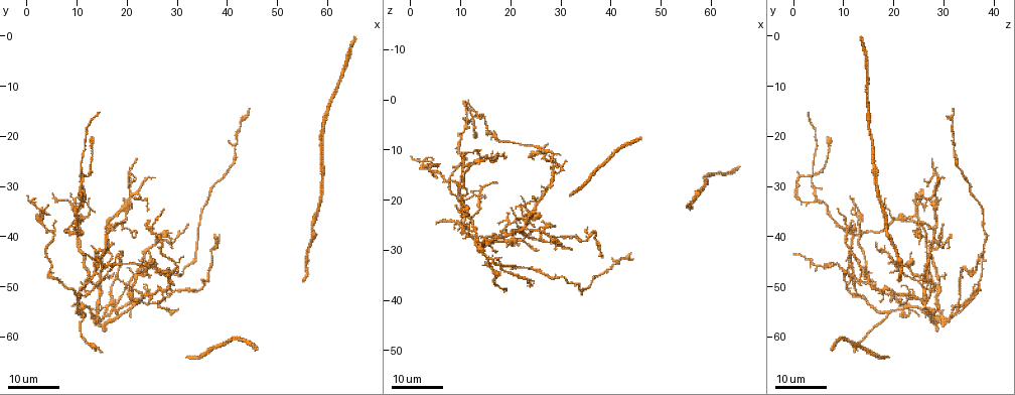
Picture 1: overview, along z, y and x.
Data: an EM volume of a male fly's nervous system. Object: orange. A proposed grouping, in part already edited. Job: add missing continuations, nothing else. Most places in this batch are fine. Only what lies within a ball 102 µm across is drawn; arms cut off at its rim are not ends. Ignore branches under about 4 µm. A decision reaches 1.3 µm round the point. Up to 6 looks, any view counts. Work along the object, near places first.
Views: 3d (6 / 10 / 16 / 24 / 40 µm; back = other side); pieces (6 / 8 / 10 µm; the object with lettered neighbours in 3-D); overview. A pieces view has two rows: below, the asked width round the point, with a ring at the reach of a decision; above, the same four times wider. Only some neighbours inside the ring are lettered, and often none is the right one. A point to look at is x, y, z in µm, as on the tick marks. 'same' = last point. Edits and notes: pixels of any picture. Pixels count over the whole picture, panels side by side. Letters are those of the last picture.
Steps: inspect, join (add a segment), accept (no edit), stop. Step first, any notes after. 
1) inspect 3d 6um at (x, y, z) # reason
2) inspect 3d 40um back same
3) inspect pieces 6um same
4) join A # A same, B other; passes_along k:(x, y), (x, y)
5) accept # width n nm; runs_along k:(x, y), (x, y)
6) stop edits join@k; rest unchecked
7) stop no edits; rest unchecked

inspect 3d 16um at (44.0, 15.0, 32.0) # end of a long branch

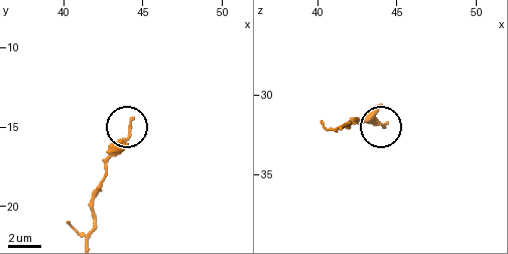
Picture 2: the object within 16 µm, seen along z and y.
inspect pieces 6um same

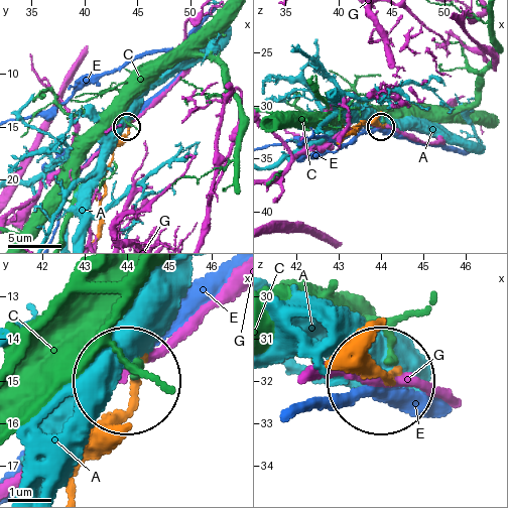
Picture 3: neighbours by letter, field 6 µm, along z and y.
accept # A other, C other, E other, G other; no lettered segment goes on from it

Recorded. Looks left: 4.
inspect 3d 16um at (35.5, 48.5, 25.5) # branch stops here

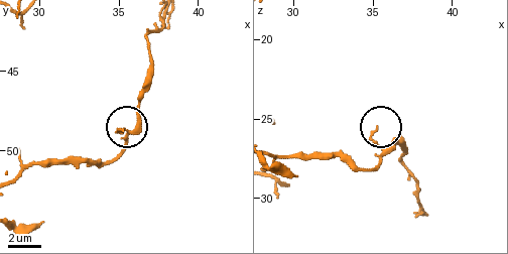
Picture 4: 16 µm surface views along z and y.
inspect pieces 6um at (35.3, 48.8, 25.5)

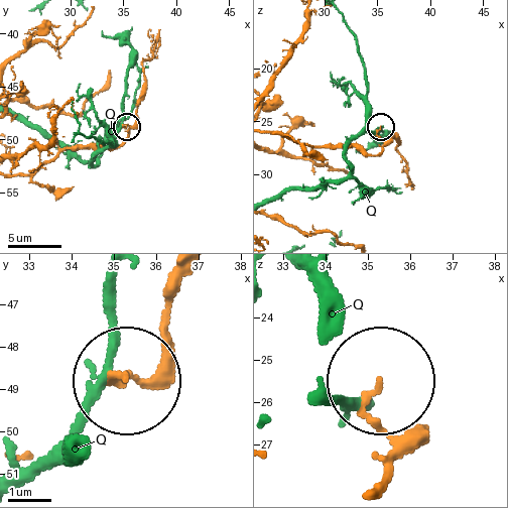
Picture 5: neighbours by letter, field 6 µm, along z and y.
accept # Q other; runs_along 5:(371, 490), (389, 450), (378, 388); none of them fits

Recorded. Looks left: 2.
inspect 3d 24um at (28.0, 46.0, 12.0) # thin end

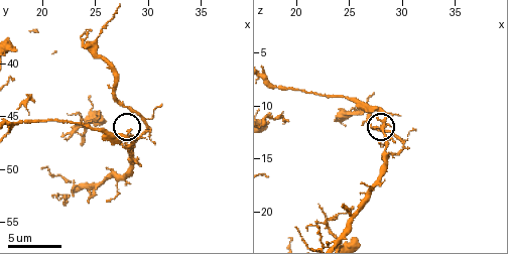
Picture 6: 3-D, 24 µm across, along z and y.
inspect pieces 6um same

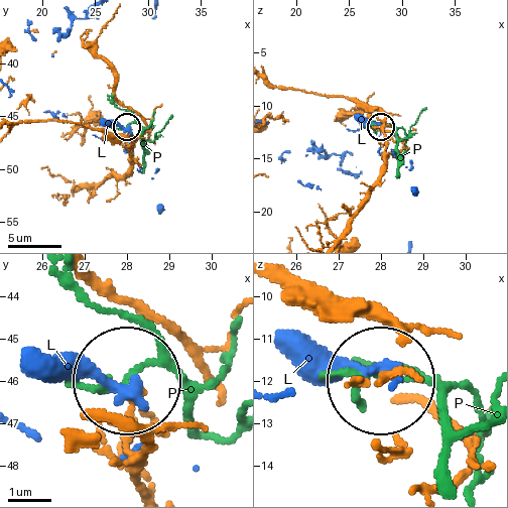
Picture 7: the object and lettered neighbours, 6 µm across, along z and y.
accept # L other, P other; runs_along 7:(140, 487), (133, 393); no lettered segment goes on from it

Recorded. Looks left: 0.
stop no edits; rest unchecked

